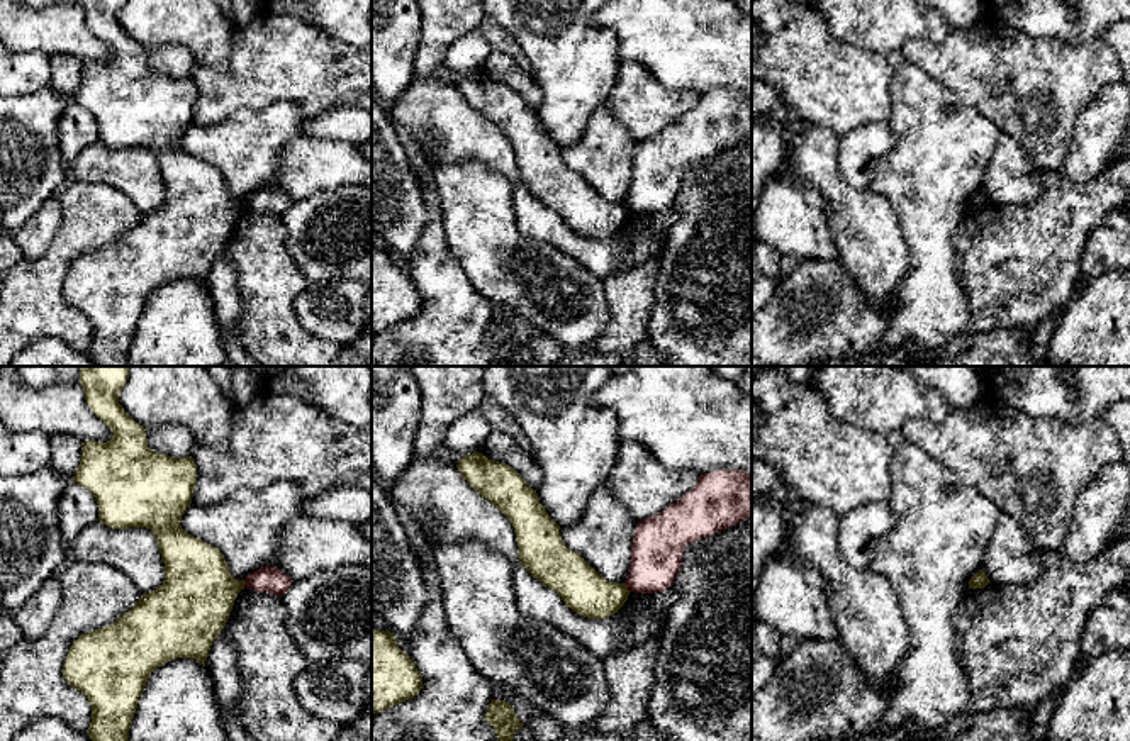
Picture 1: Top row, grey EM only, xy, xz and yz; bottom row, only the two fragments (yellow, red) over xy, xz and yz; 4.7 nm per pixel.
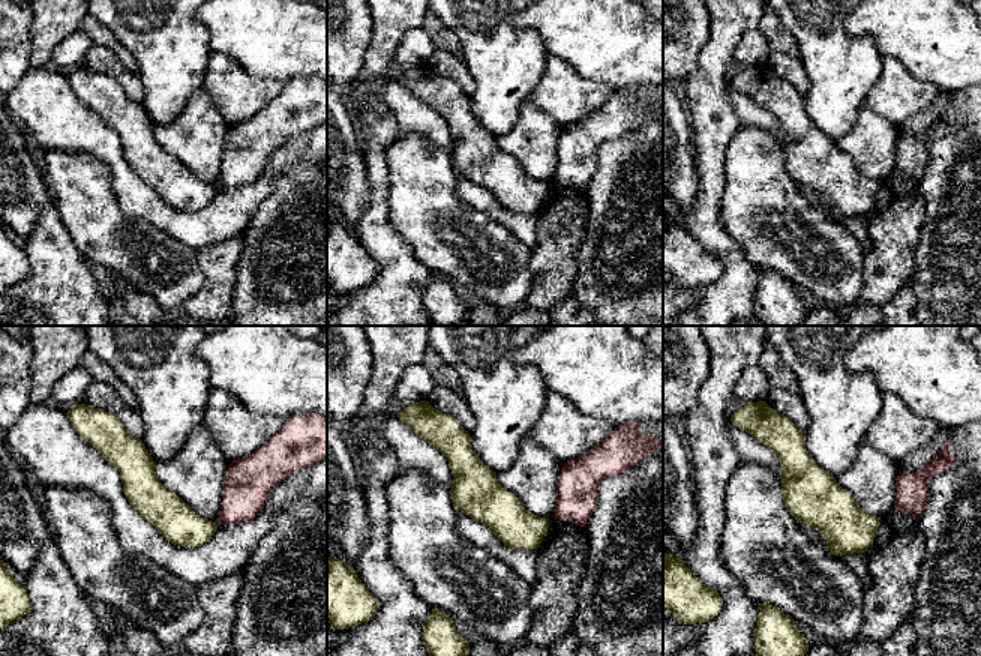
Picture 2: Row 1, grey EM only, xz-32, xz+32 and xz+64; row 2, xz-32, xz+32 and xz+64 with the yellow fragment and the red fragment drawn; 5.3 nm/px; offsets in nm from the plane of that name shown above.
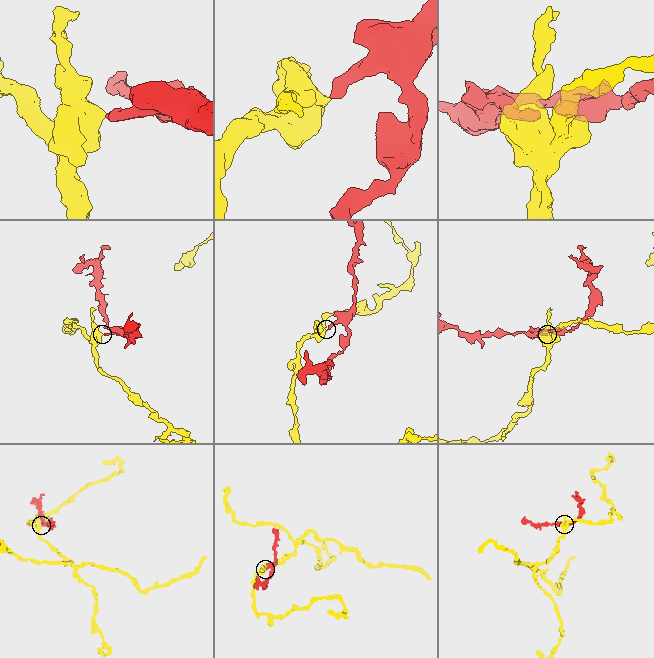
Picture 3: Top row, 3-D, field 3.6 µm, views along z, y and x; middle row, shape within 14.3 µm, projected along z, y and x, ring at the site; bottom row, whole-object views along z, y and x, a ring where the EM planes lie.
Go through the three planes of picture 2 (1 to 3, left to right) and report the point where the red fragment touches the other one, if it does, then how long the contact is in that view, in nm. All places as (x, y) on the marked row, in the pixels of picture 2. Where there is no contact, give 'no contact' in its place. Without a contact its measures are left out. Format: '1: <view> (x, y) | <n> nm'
1: no contact
2: no contact
3: no contact

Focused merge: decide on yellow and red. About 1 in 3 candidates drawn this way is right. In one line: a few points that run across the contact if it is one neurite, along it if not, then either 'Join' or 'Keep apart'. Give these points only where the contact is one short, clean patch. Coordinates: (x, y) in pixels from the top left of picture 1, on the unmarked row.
Line: xz (623, 204), (630, 211). Keep apart

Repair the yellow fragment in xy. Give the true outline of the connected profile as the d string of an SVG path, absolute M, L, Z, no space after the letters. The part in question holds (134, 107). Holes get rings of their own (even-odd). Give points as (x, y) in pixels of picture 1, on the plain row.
M80 0L90 31L112 49L114 56L107 63L81 63L81 78L73 102L95 117L98 141L105 146L112 149L146 148L153 151L165 183L165 200L159 209L143 214L139 222L114 244L81 254L66 275L63 297L92 326L92 343L87 353L95 366L131 366L127 354L149 295L158 287L176 278L197 280L205 287L209 270L224 249L238 214L244 209L244 200L236 200L229 193L227 183L217 168L193 158L180 146L182 136L192 124L197 85L192 76L173 78L148 66L146 49L119 24L119 14L126 2Z

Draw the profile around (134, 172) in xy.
M97 141L66 164L68 181L103 183L120 190L141 214L163 205L165 183L151 149L112 149Z

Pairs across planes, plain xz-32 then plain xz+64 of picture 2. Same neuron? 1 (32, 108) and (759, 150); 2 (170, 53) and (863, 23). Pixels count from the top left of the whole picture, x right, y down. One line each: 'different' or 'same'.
1: different
2: different

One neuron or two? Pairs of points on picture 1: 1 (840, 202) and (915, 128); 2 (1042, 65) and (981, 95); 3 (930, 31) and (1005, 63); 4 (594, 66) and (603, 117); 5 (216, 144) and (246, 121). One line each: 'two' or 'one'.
1: two
2: one
3: two
4: two
5: one

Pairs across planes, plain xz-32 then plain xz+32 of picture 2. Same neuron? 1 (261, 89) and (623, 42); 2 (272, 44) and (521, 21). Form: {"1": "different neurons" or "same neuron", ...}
{"1": "different neurons", "2": "same neuron"}

